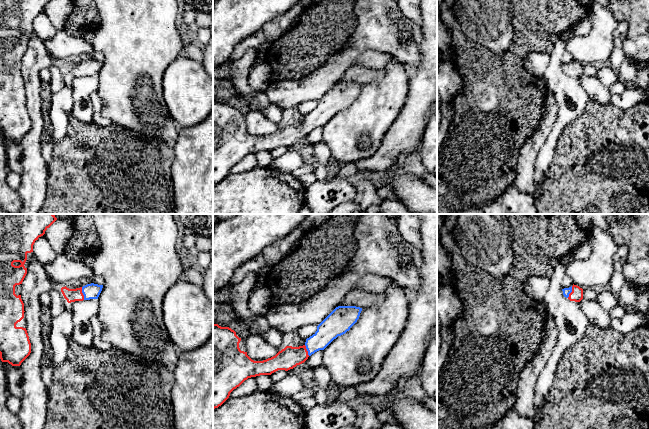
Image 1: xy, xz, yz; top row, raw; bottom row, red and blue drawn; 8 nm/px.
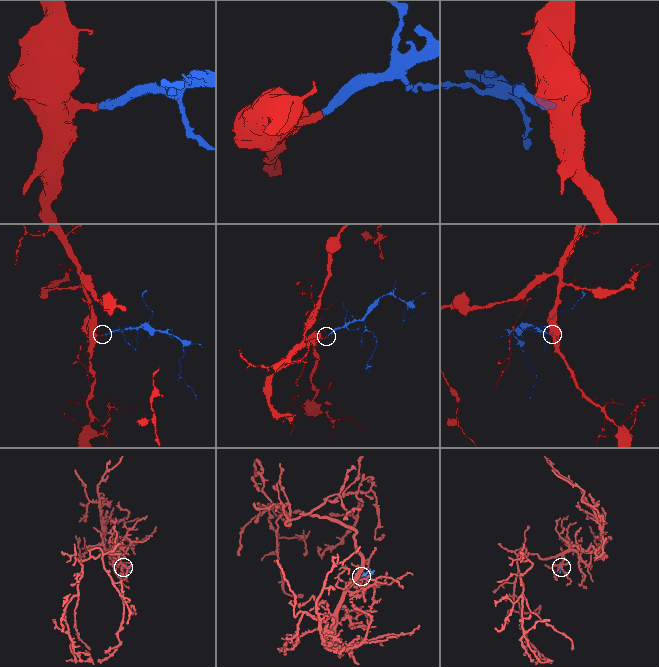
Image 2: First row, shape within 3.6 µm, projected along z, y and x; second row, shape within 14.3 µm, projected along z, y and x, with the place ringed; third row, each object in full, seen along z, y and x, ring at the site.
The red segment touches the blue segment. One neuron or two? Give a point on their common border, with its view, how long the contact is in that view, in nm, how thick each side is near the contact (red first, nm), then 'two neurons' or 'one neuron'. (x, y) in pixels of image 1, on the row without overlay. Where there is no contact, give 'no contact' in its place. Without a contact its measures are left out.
contact xy (82, 69); length 110 nm; calibres 110 and 130 nm; one neuron

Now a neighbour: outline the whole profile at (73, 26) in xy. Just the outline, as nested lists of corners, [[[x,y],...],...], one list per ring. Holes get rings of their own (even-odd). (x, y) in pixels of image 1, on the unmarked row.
[[[95,0],[71,1],[73,8],[64,26],[66,32],[77,35],[80,31],[95,30],[100,22]]]

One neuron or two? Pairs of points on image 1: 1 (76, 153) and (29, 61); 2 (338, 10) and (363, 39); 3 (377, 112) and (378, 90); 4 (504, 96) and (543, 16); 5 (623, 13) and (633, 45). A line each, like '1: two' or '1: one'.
1: two
2: two
3: one
4: one
5: one

